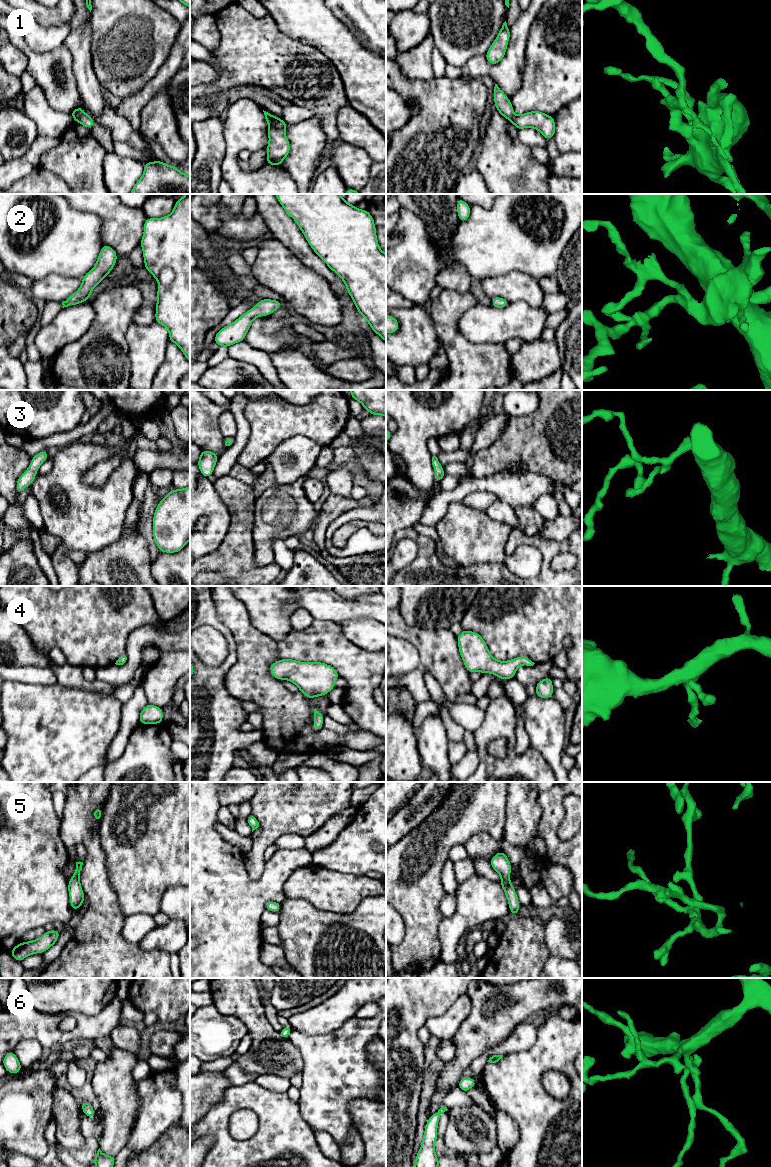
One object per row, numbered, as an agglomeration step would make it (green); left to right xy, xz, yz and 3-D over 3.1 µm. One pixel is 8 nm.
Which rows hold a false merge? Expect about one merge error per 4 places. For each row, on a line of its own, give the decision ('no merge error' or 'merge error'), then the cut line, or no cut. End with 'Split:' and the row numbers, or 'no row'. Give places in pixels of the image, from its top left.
1: merge error; cut in xz along (280, 119), (269, 126)
2: no merge error; no cut
3: no merge error; no cut
4: no merge error; no cut
5: no merge error; no cut
6: no merge error; no cut
Split: 1

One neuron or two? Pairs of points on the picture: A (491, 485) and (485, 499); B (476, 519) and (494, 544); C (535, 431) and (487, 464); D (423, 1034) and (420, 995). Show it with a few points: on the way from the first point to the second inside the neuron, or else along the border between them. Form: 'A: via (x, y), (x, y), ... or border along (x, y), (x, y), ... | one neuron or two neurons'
A: border along (465, 496), (479, 491), (490, 491), (500, 499) | two neurons
B: via (476, 525), (488, 538) | one neuron
C: via (523, 443), (508, 450), (499, 457) | one neuron
D: border along (424, 1024), (418, 1031), (418, 1038), (423, 1044) | two neurons

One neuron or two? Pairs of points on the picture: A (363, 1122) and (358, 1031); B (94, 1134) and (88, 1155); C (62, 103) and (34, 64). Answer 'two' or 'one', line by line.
A: two
B: one
C: one

